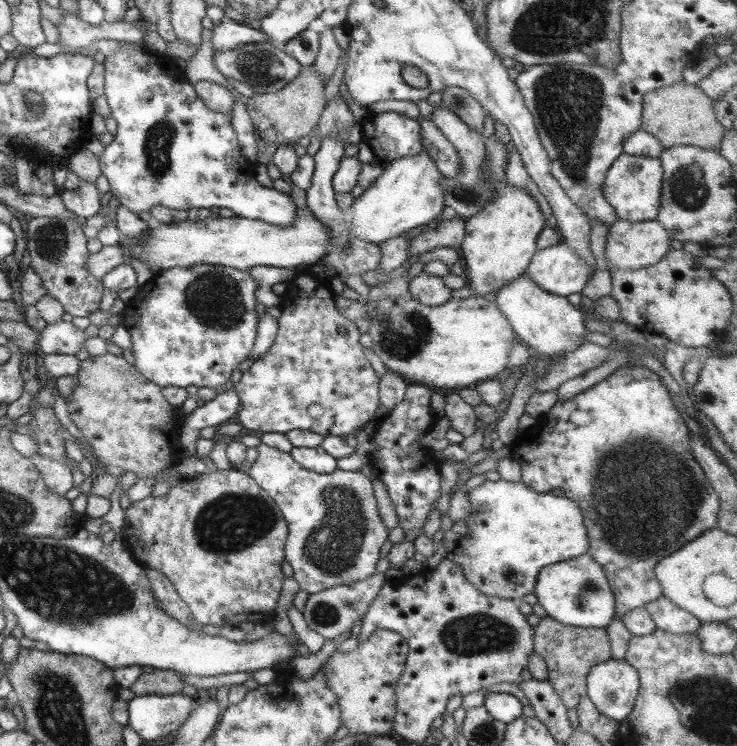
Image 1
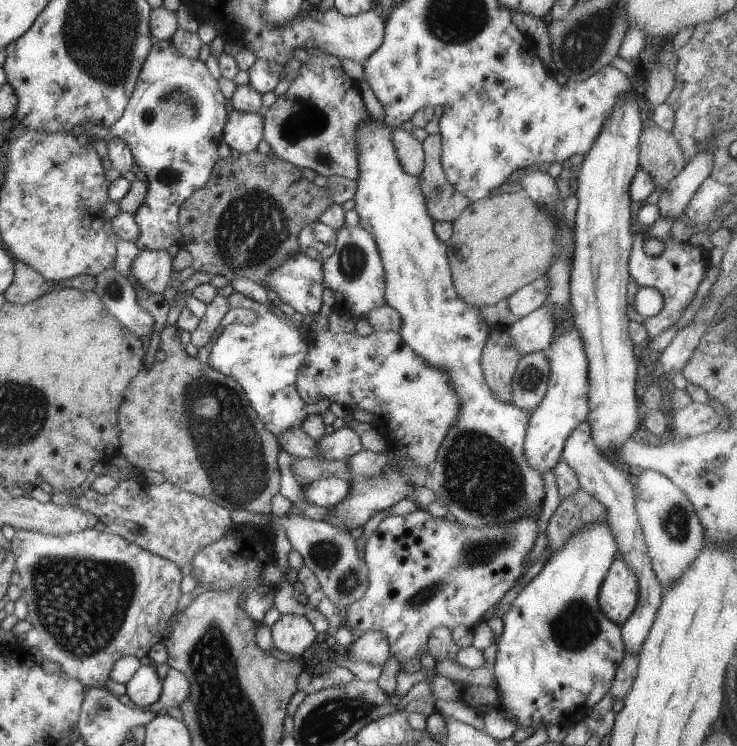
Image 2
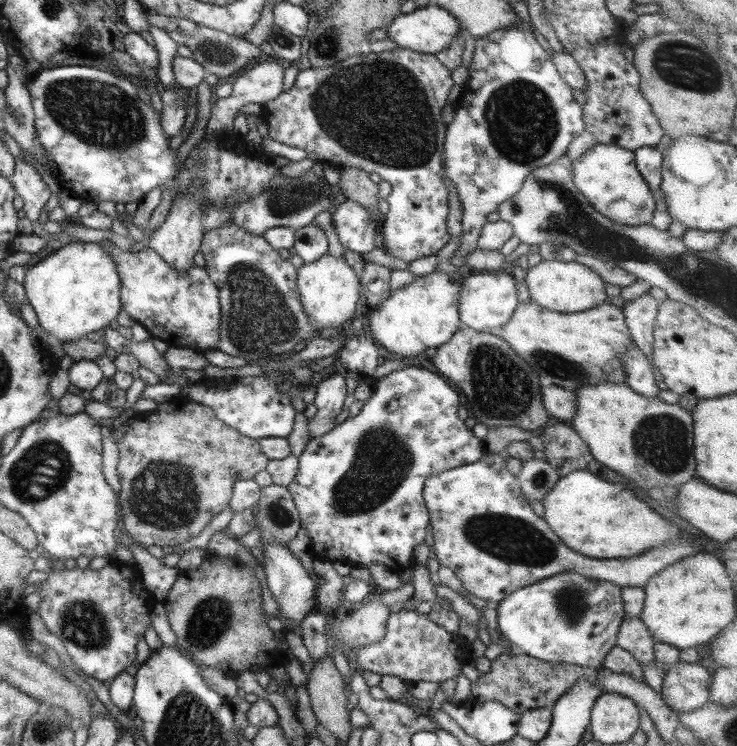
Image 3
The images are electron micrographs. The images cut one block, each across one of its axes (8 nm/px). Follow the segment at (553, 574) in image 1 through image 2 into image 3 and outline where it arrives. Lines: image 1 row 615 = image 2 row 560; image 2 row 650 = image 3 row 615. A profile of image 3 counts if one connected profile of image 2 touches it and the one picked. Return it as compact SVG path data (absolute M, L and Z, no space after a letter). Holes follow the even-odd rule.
M566 571L541 580L539 583L519 588L496 604L498 632L520 653L531 658L547 663L565 661L587 667L592 671L600 670L605 655L616 645L619 623L625 615L620 594L621 588L611 583L583 579L581 575Z

